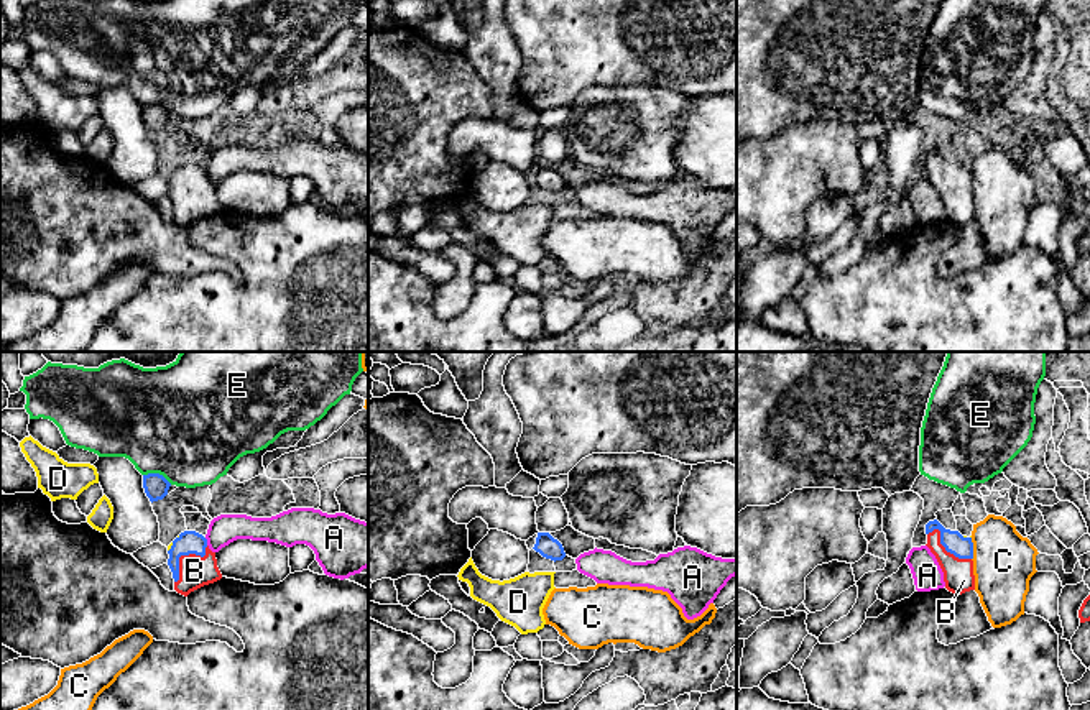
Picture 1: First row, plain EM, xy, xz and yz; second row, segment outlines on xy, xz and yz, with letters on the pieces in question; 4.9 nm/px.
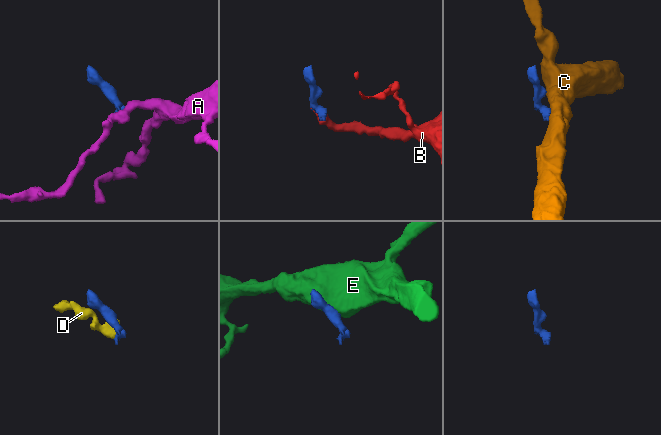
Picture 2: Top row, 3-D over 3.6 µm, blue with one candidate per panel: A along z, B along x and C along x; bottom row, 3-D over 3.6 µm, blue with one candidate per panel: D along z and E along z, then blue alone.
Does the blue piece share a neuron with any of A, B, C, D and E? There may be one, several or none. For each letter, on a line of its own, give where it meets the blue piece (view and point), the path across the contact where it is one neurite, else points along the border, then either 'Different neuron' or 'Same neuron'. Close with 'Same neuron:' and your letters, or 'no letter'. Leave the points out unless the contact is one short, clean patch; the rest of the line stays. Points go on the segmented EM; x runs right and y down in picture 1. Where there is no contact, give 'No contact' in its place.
A: Touches blue at xy (206, 541). Boundary: xy (204, 538), (207, 544). Different neuron
B: Touches blue at xy (183, 554). Path across: xy (188, 543), (183, 554), (194, 566), (194, 571). Same neuron
C: Touches blue at yz (972, 549). Boundary: yz (970, 538), (972, 559). Different neuron
D: Touches blue at xy (171, 548). Path across: xy (188, 543), (171, 548), (171, 543). Same neuron
E: Touches blue at xy (158, 474). Different neuron
Same neuron: B, D

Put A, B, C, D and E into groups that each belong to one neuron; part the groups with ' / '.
A / B D / C / E

